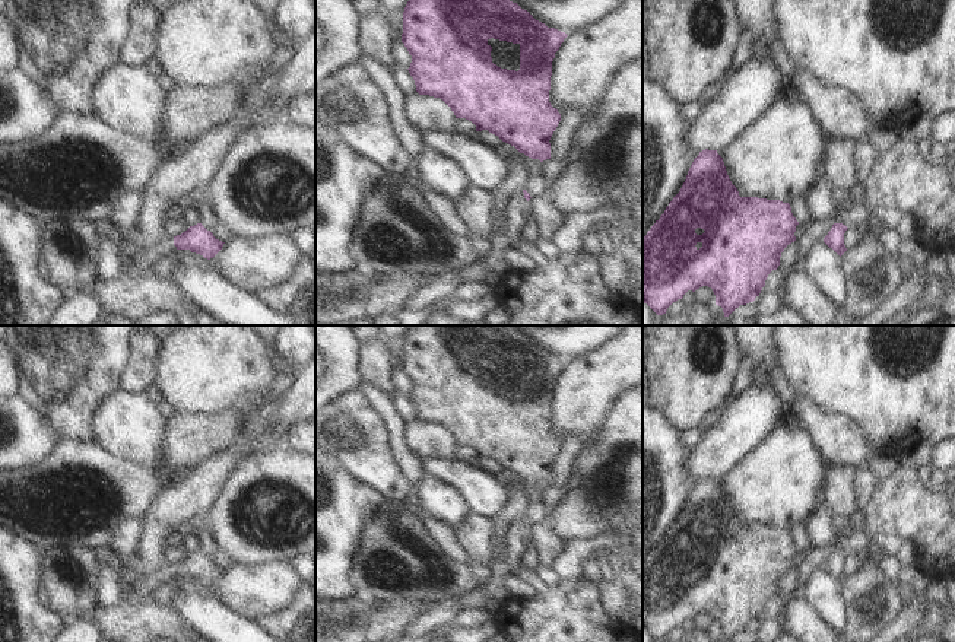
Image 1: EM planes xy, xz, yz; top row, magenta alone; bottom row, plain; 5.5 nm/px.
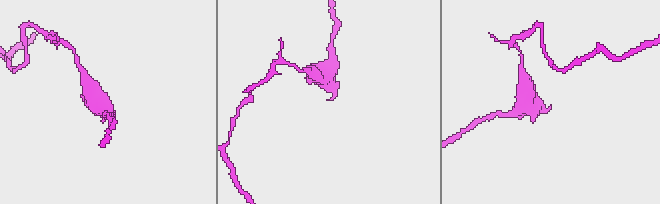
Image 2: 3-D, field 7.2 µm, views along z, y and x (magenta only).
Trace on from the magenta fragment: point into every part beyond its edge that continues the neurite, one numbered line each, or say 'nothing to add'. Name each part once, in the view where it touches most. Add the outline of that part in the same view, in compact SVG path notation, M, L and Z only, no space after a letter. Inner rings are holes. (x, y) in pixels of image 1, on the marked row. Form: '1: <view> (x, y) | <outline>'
nothing to add

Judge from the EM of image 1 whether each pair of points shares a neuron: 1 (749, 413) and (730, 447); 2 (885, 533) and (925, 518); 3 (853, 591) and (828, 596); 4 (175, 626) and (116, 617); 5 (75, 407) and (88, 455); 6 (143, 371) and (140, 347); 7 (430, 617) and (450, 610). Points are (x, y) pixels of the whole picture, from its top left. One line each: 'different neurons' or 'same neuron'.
1: same neuron
2: same neuron
3: different neurons
4: same neuron
5: different neurons
6: same neuron
7: same neuron

